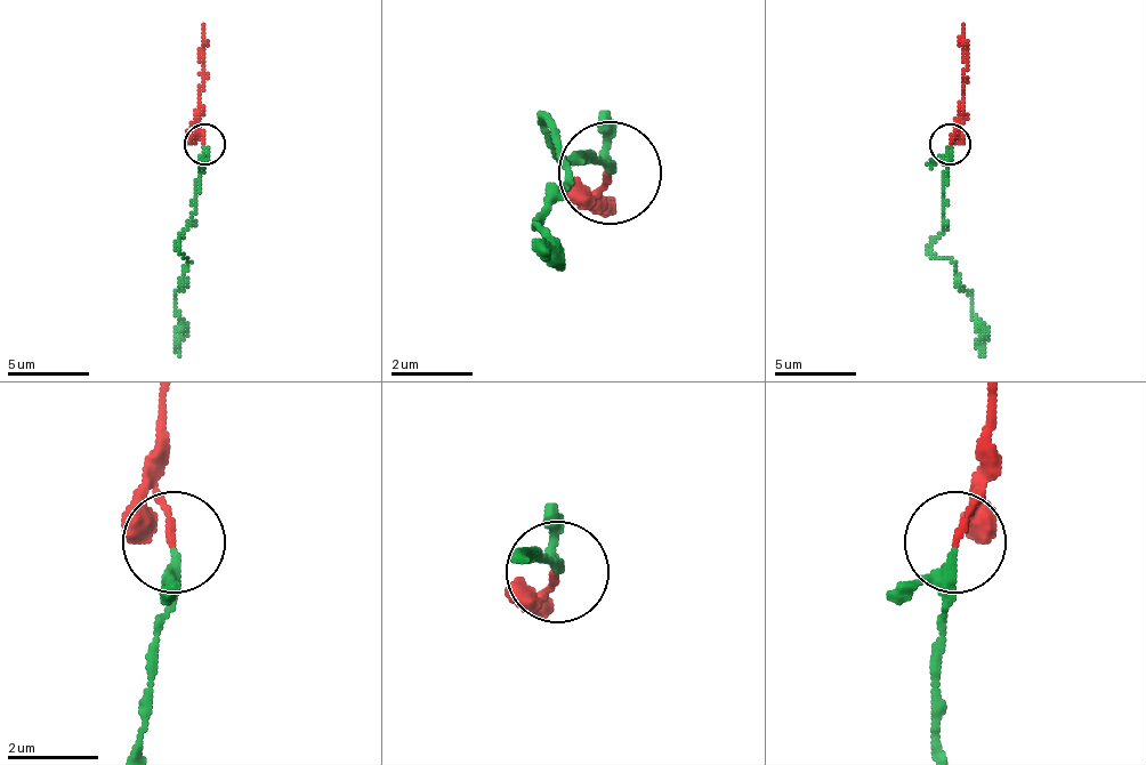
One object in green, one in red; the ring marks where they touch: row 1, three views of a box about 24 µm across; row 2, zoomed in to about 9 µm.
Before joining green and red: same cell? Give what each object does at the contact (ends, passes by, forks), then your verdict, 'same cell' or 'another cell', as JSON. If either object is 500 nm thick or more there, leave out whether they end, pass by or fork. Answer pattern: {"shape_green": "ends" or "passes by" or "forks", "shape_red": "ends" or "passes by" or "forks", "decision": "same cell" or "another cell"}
{"shape_green": "passes by", "shape_red": "ends", "decision": "same cell"}

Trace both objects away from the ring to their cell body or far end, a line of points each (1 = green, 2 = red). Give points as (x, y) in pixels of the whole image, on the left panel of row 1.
1: (203, 147), (191, 225), (179, 249), (187, 262), (175, 298), (179, 355)
2: (203, 143), (200, 98), (203, 25)

